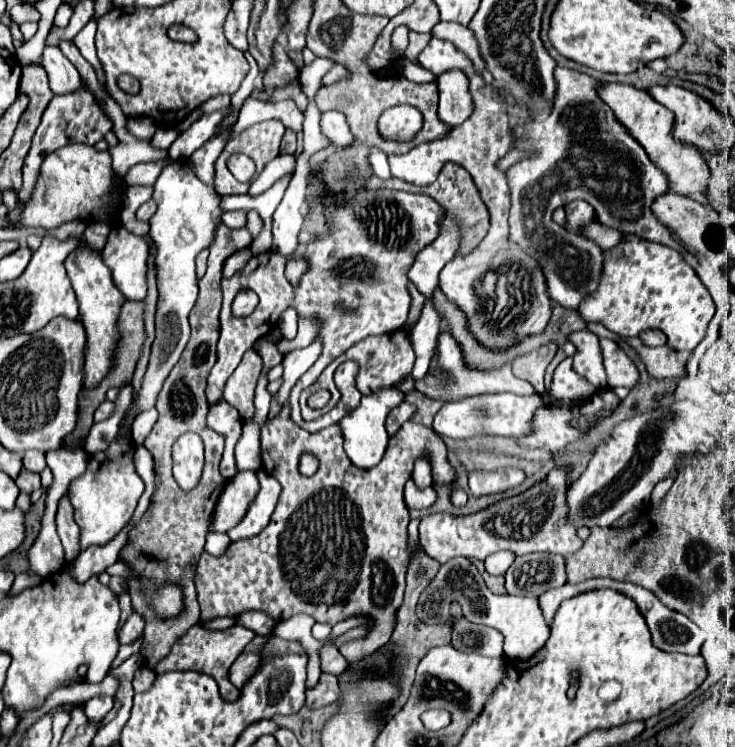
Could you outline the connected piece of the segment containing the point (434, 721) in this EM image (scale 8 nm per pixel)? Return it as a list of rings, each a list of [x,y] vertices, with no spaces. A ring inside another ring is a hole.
[[[428,710],[421,715],[421,720],[427,730],[439,731],[450,723],[450,713],[449,715],[446,711],[440,713],[441,714],[437,716],[436,710]]]

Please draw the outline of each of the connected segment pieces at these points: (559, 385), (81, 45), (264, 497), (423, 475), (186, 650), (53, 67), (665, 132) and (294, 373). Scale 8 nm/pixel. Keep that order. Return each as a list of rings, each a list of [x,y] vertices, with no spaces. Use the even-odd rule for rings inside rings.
[[[567,357],[556,369],[563,369],[563,378],[559,373],[553,375],[550,391],[542,395],[544,401],[550,403],[556,400],[575,400],[575,398],[589,398],[589,394],[593,394],[593,386],[589,386],[589,382],[585,382],[585,378],[581,378],[575,370],[573,370],[573,359]]]
[[[91,18],[91,20],[85,24],[85,28],[73,38],[73,42],[75,42],[75,46],[79,48],[81,56],[83,56],[87,62],[93,64],[93,70],[97,72],[99,84],[103,86],[103,90],[107,90],[107,88],[105,88],[105,74],[103,74],[101,62],[99,62],[99,58],[95,56],[95,30],[97,30],[97,20]]]
[[[259,472],[259,482],[261,482],[261,490],[255,496],[253,504],[249,506],[249,512],[245,514],[243,522],[227,532],[227,536],[231,540],[241,540],[241,538],[255,536],[259,530],[263,530],[269,524],[269,518],[271,518],[271,514],[275,510],[281,486],[267,472]]]
[[[425,460],[417,462],[417,466],[415,466],[415,470],[413,470],[413,480],[415,480],[417,488],[427,488],[427,486],[431,486],[433,480],[431,480],[429,462],[425,462]]]
[[[199,624],[189,628],[187,634],[183,634],[173,646],[171,646],[171,652],[169,656],[161,658],[155,666],[155,674],[163,674],[163,672],[169,672],[169,670],[199,670],[199,672],[205,672],[209,674],[211,678],[215,678],[217,686],[219,686],[219,692],[221,696],[227,700],[227,702],[235,702],[239,698],[239,690],[229,682],[229,668],[231,664],[237,660],[237,656],[243,652],[243,648],[255,638],[255,634],[237,624],[229,630],[205,630],[201,628]]]
[[[45,46],[41,66],[49,74],[49,86],[53,94],[67,94],[81,86],[81,76],[77,68],[61,54],[61,50],[57,50],[57,46]]]
[[[603,84],[599,94],[601,94],[601,100],[613,108],[613,112],[617,114],[617,120],[631,130],[633,138],[637,138],[641,146],[645,146],[649,158],[653,158],[653,162],[657,162],[657,166],[665,170],[665,174],[669,176],[669,182],[675,184],[675,192],[685,196],[705,192],[709,182],[709,168],[695,146],[689,146],[673,136],[675,114],[669,108],[653,100],[649,92],[637,90],[625,84]]]
[[[315,341],[306,348],[293,350],[283,356],[283,384],[273,397],[281,405],[288,399],[289,392],[297,380],[315,363],[321,350],[321,342]]]

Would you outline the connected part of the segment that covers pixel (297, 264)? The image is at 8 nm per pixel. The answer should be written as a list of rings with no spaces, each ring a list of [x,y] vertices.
[[[293,260],[287,264],[287,278],[291,282],[299,282],[299,276],[305,272],[305,262],[303,260]]]

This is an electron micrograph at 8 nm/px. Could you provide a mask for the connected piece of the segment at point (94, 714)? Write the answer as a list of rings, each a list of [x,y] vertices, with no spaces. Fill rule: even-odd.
[[[100,696],[89,700],[84,704],[85,715],[89,721],[100,721],[113,708],[114,698],[111,696]]]

